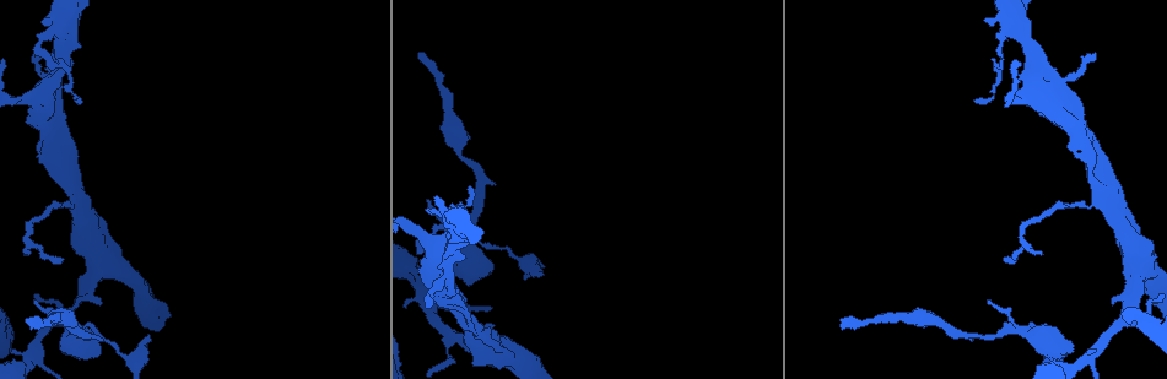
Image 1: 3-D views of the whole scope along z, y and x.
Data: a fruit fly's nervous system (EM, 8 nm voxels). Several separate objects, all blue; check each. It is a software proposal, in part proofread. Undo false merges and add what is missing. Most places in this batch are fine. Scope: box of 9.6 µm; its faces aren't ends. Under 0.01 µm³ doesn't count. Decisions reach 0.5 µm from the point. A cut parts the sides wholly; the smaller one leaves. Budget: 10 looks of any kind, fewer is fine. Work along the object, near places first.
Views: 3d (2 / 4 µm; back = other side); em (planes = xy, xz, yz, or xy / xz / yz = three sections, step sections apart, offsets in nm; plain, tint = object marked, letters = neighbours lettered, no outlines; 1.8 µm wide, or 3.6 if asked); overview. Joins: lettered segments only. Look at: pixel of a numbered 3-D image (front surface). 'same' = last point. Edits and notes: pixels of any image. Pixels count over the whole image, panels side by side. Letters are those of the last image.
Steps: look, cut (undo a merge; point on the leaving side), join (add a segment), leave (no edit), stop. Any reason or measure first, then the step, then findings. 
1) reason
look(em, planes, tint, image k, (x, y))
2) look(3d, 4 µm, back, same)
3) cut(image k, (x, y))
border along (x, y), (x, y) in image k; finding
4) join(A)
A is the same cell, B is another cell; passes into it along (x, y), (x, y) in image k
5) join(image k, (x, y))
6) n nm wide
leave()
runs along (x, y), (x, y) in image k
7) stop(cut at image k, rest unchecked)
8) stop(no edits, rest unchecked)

calibre changes
look(3d, 4 µm, image 1, (1122, 321))

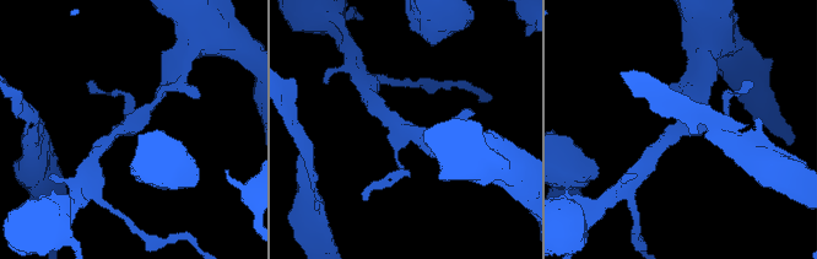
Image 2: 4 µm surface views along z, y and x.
look(em, planes, letters, image 2, (683, 127))

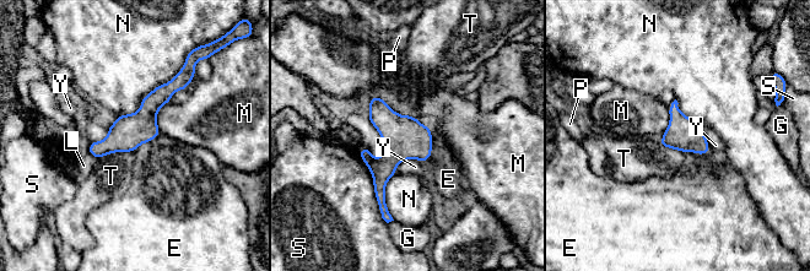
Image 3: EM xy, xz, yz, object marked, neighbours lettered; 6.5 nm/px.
leave()
E, G, L, M, N, P, S, T and Y are other cells; border along (432, 130), (432, 153), (422, 162) in image 3; one neuron here

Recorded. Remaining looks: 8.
look(3d, 4 µm, image 1, (76, 338))

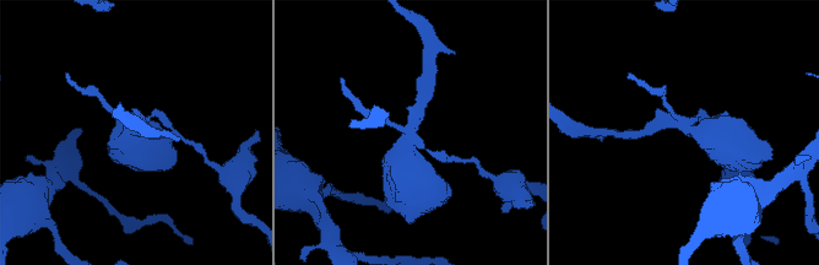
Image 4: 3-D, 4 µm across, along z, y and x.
look(em, planes, tint, image 4, (410, 147))

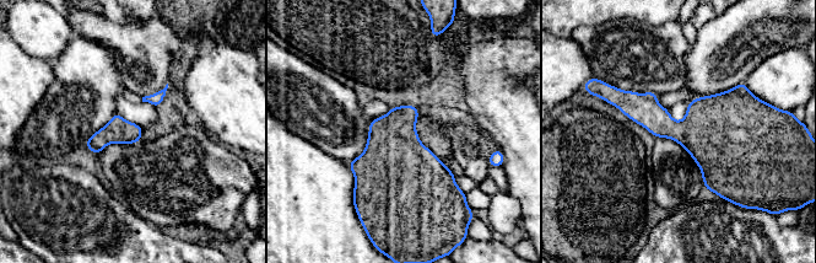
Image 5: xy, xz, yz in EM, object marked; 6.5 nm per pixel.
look(em, planes, letters, same)

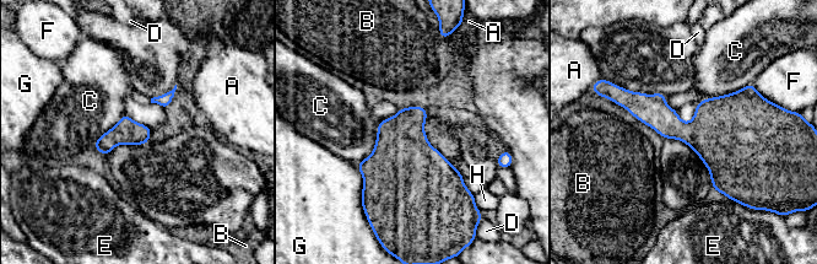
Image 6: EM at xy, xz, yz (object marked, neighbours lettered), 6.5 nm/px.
cut(image 6, (658, 96))
A, B, C, D, E, F, G and H are other cells; border along (650, 96), (665, 103) in image 6; two neurons meet here

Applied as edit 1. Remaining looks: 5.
end of a long branch
look(3d, 4 µm, image 1, (26, 319))

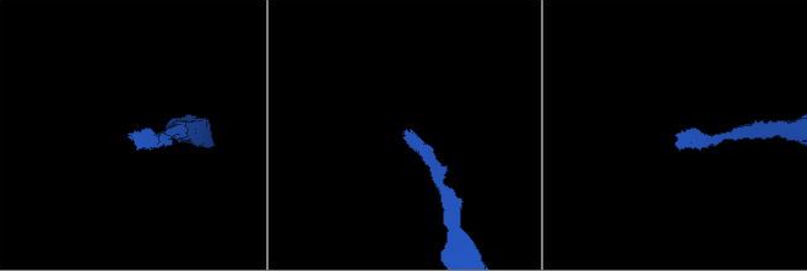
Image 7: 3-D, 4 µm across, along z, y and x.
look(em, 3.6 µm, planes, letters, image 7, (132, 132))

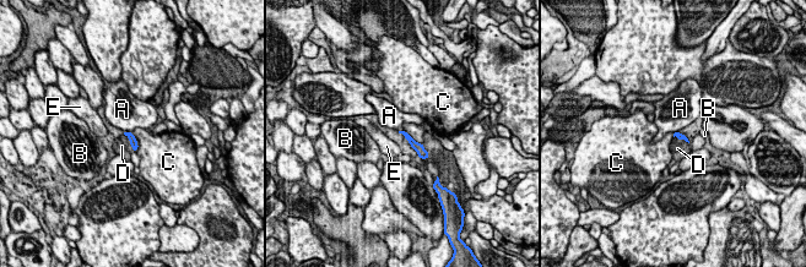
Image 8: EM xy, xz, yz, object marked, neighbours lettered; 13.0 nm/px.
C touches over 300 nm
join(D)
D is the same cell, A, B, C and E are other cells; passes into it along (133, 140), (130, 142), (122, 146) in image 8; it goes on there

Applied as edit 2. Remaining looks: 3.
stop(cut at image 6, join at image 8, rest unchecked)

